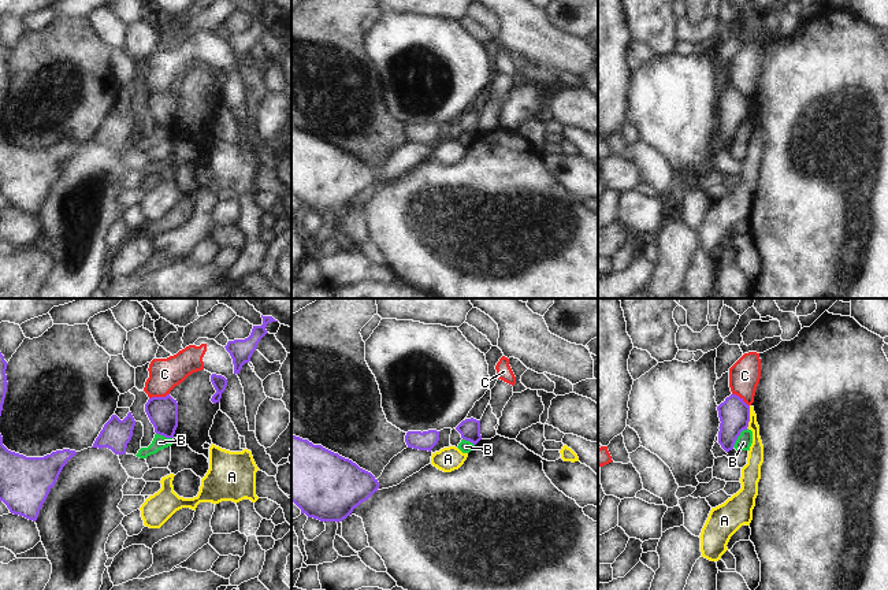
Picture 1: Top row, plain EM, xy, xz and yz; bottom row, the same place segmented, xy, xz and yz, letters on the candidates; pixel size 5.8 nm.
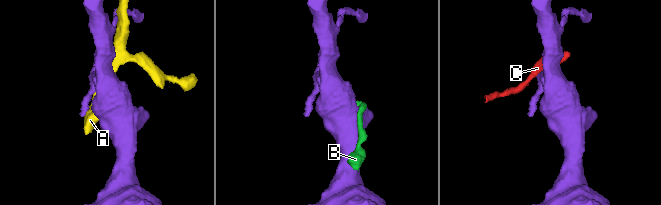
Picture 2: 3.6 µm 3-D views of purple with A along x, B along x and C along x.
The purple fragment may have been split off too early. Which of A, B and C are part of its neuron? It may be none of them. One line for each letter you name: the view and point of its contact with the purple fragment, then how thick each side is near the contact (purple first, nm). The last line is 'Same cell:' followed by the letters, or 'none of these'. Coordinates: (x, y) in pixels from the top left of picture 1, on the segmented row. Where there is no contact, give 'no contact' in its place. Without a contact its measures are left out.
Same cell: none of these

